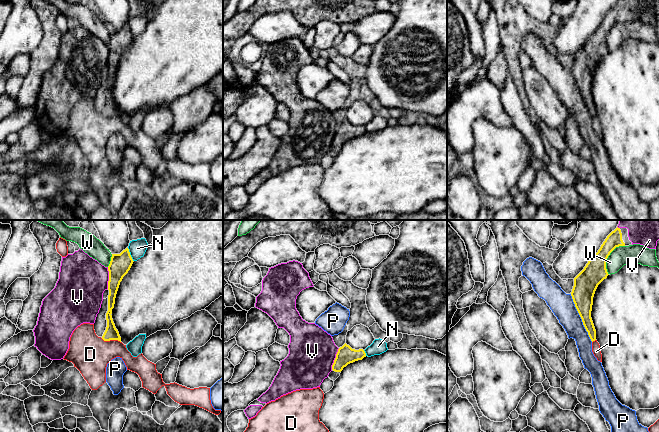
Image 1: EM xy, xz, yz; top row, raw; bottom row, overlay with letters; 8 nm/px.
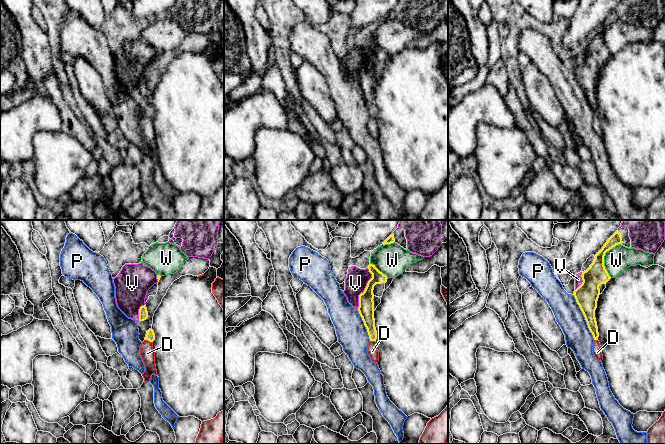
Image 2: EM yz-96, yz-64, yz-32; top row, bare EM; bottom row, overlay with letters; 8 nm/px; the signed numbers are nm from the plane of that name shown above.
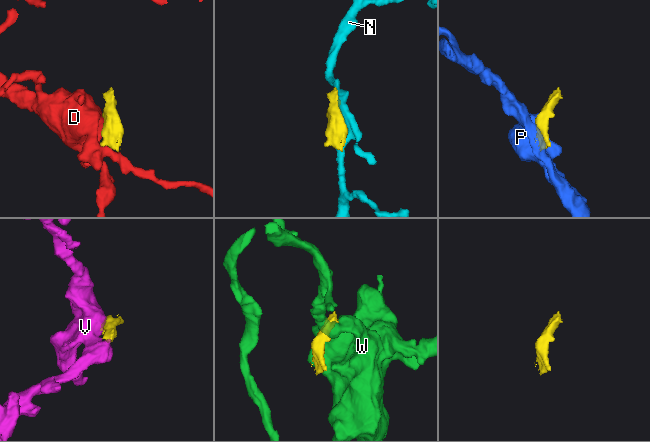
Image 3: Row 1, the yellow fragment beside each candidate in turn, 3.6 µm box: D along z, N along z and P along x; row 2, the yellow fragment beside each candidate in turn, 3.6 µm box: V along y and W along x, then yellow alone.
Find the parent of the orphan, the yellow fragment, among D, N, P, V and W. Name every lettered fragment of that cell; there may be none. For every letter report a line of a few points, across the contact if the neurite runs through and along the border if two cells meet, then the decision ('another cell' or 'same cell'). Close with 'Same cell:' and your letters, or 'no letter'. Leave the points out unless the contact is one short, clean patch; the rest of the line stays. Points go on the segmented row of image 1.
D: line xy (101, 338), (104, 340), (118, 340), (120, 342); another cell
N: another cell
P: line yz (570, 294), (582, 324), (592, 341); another cell
V: same cell
W: line yz (624, 245), (617, 246), (608, 256), (608, 274); another cell
Same cell: V

